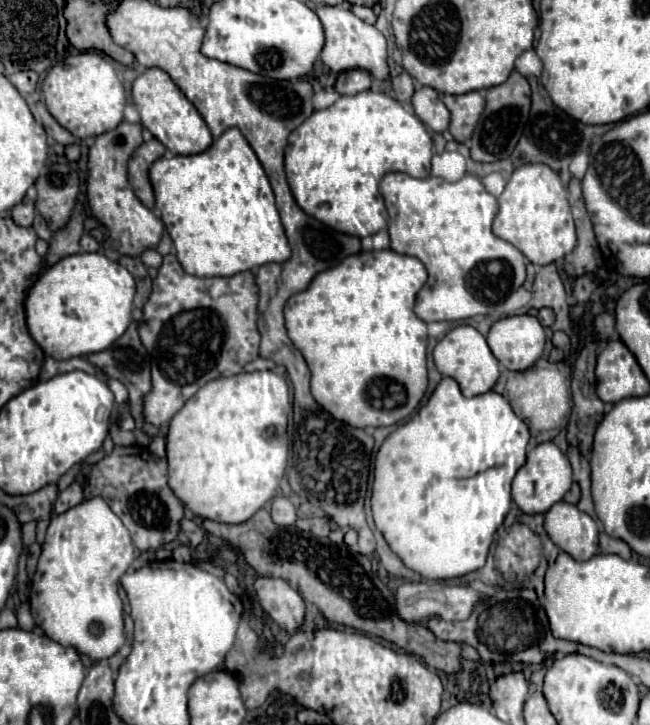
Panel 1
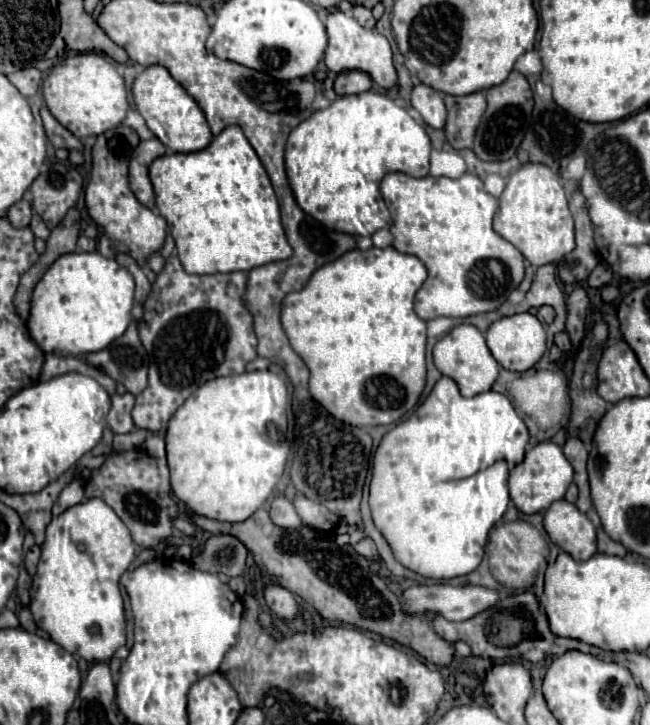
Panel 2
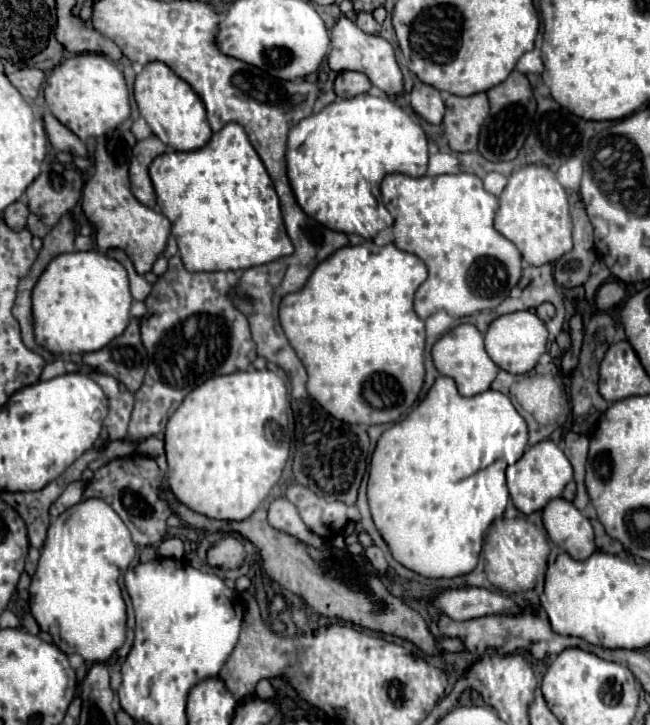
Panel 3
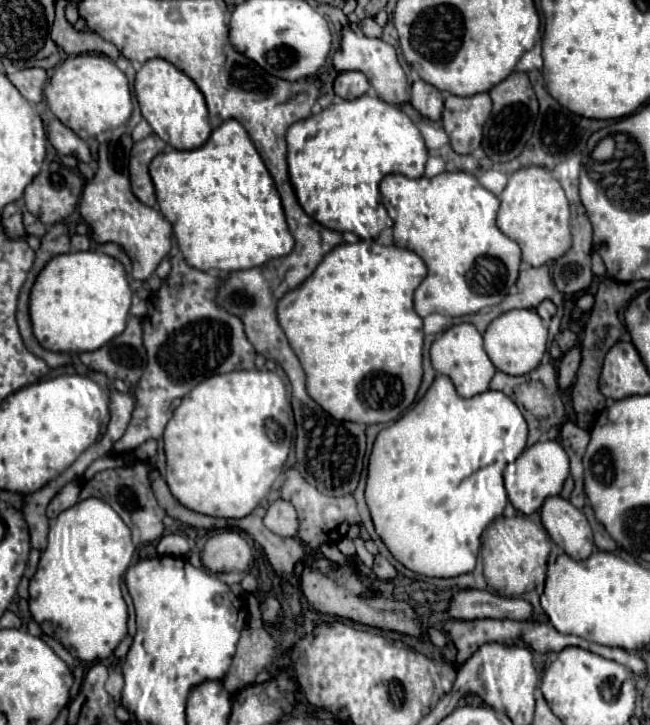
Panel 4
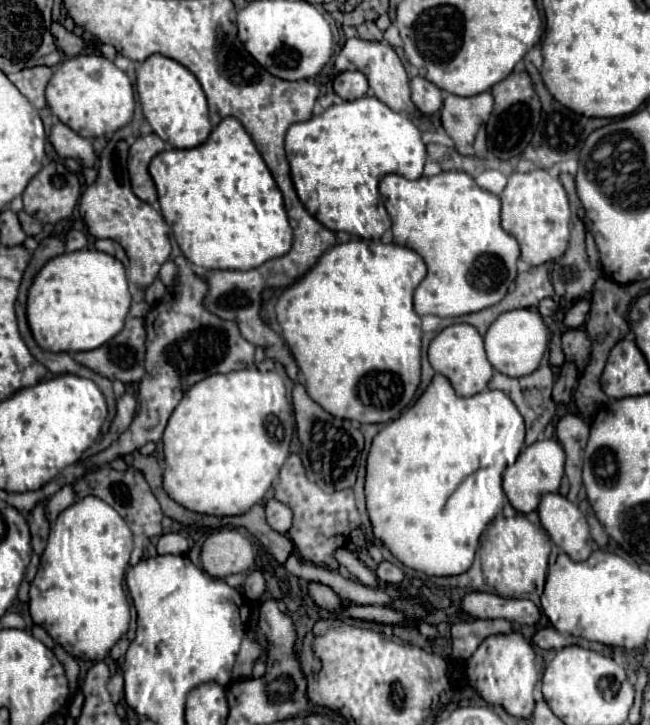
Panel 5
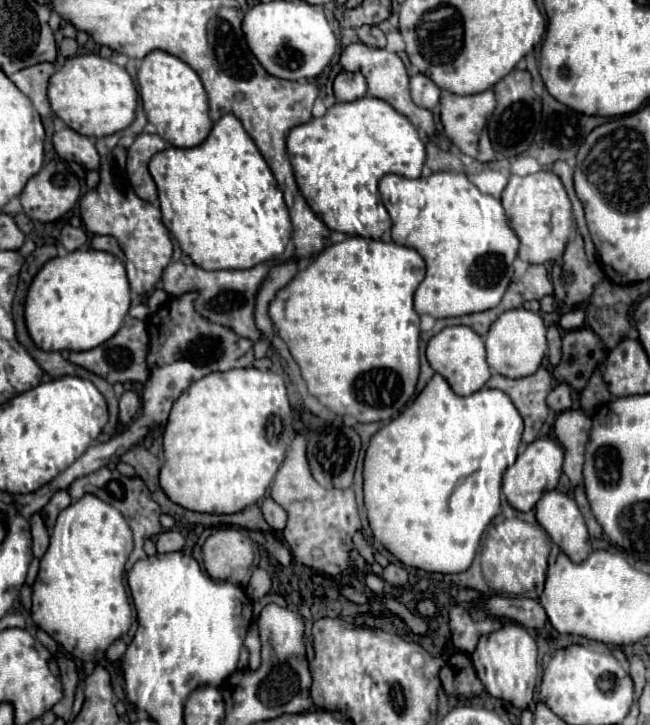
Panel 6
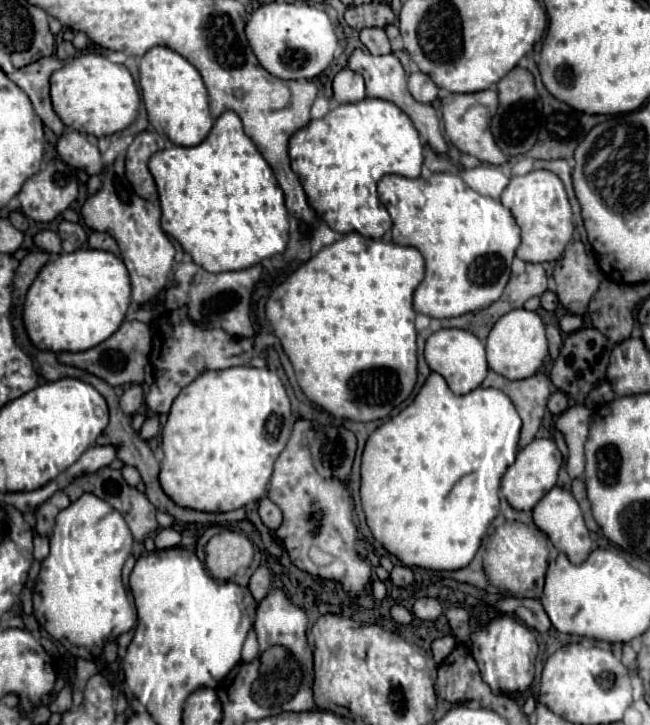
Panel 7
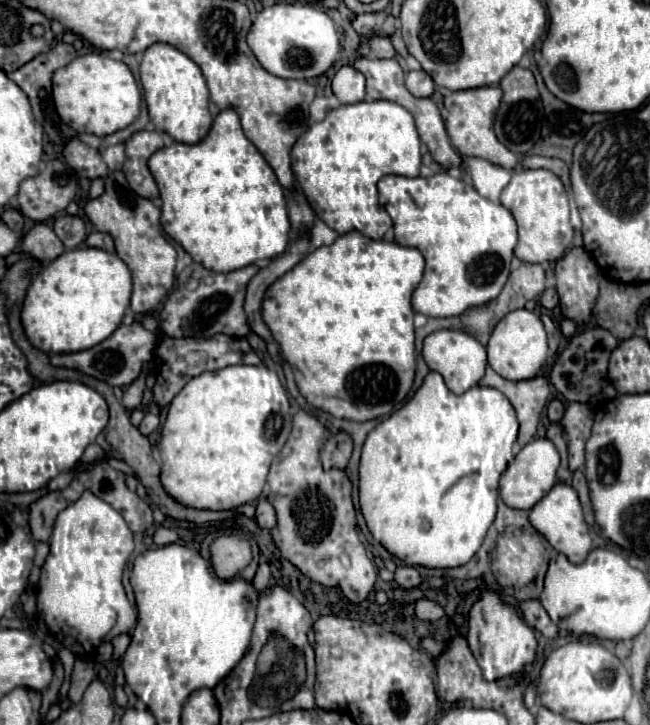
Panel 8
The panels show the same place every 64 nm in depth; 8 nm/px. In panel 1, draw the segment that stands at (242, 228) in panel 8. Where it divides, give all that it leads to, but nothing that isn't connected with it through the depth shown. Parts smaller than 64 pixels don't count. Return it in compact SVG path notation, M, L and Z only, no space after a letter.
M238 128L226 130L200 154L158 158L150 168L150 182L154 186L156 208L160 210L162 222L176 246L176 258L188 274L198 278L234 276L270 262L282 264L290 258L290 246L274 204L270 182Z

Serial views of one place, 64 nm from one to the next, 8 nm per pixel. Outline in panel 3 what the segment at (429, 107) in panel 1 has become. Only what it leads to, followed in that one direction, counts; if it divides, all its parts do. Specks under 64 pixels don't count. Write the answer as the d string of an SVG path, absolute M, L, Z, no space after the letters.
M416 82L410 92L410 104L416 114L420 114L426 122L440 126L444 118L444 100L440 92L424 82Z

